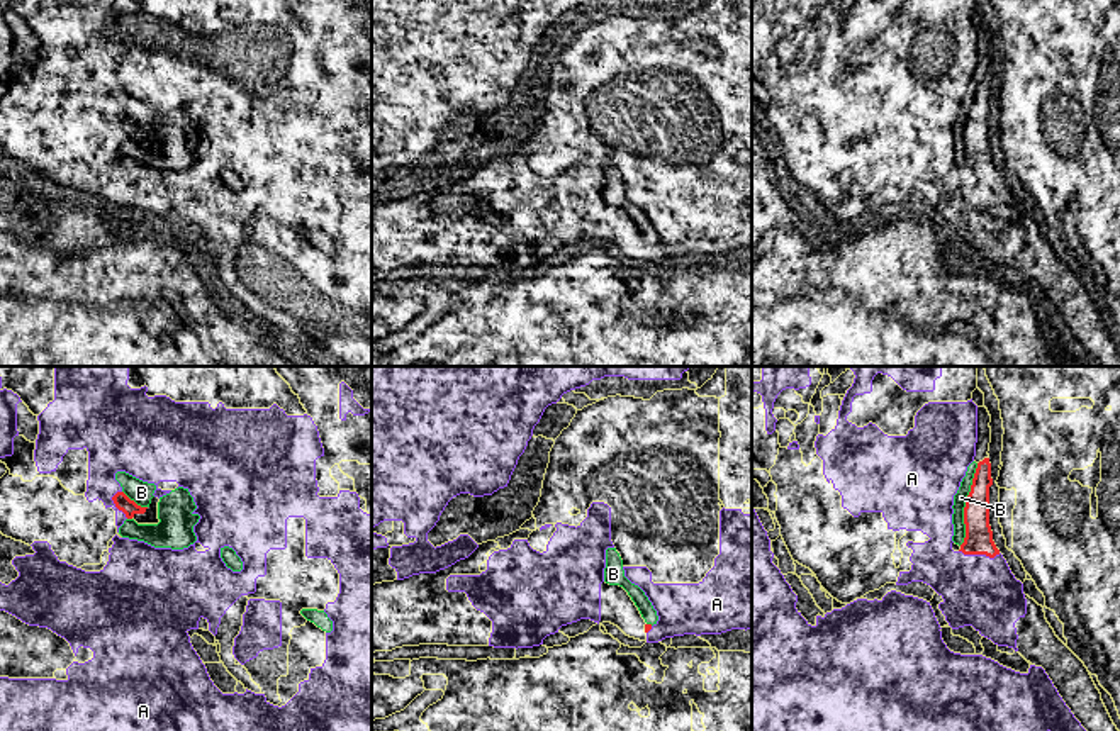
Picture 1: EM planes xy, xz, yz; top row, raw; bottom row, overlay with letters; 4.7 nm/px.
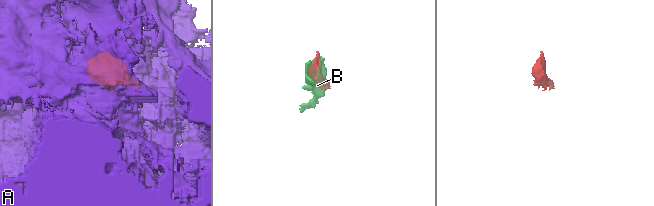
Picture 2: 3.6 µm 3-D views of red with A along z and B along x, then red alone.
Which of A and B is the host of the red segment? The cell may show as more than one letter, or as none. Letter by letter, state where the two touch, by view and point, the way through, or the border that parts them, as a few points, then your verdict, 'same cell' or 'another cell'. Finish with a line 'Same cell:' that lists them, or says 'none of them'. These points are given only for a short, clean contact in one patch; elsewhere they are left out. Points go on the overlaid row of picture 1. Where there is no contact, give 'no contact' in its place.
A: meets red in yz at (980, 553); another cell
B: meets red in yz at (966, 504); another cell
Same cell: none of them

